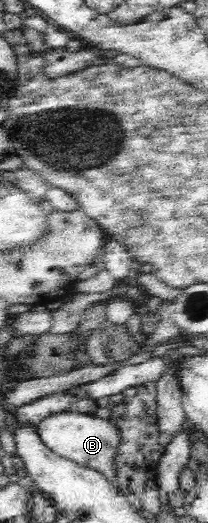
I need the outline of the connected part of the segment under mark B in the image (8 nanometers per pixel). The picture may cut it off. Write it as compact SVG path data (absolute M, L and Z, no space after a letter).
M62 412L43 419L36 427L43 444L59 457L98 471L109 483L117 487L119 478L116 468L121 447L121 432L111 419L100 419L91 414Z

